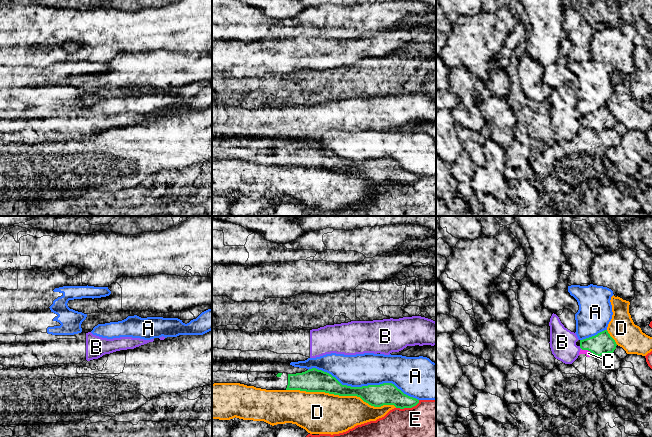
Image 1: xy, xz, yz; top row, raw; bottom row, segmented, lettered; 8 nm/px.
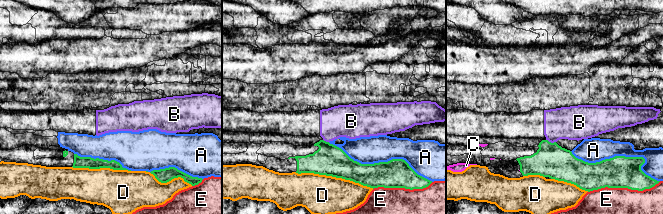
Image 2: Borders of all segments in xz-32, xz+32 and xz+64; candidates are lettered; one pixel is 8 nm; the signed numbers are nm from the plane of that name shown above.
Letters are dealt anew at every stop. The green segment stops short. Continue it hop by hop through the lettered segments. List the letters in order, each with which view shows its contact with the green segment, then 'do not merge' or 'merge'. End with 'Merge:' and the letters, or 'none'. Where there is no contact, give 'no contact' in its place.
A: xz | do not merge
B: yz | do not merge
C: yz | do not merge
D: xz | do not merge
E: xz | do not merge
Merge: none

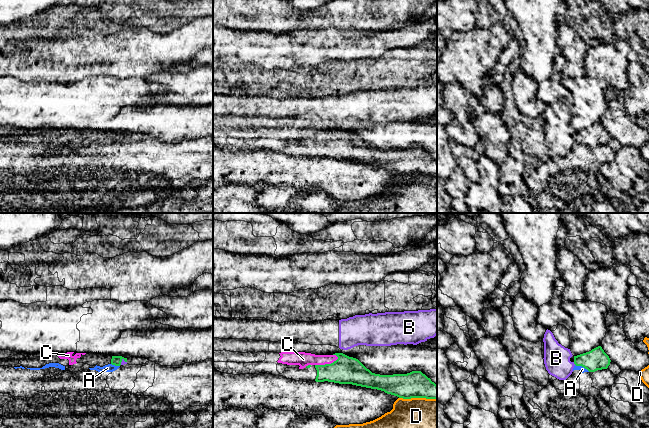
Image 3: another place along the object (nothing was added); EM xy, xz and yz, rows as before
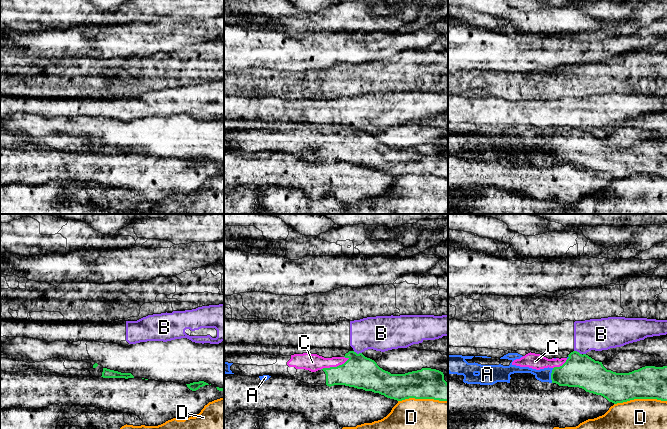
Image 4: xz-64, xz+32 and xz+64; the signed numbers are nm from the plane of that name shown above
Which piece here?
A: yz | do not merge
B: yz | do not merge
C: xz | merge
D: xz | do not merge
Merge: C

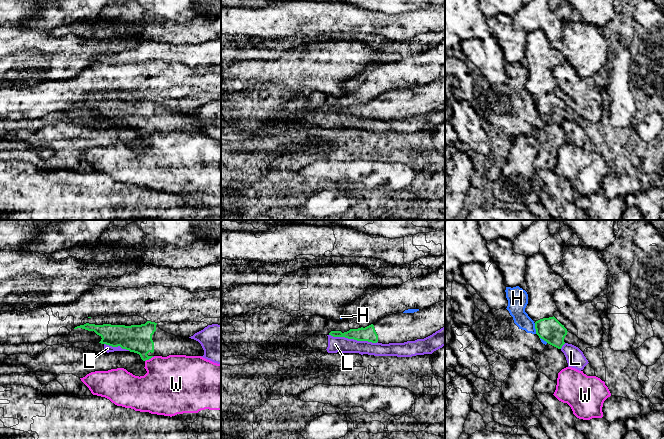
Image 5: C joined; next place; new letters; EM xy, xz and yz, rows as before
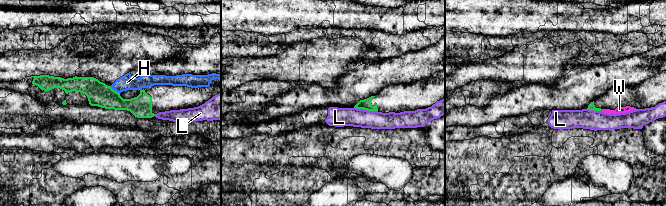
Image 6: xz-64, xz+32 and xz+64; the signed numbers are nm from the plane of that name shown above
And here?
H: yz | do not merge
L: xz | do not merge
W: xy | do not merge
Merge: none

